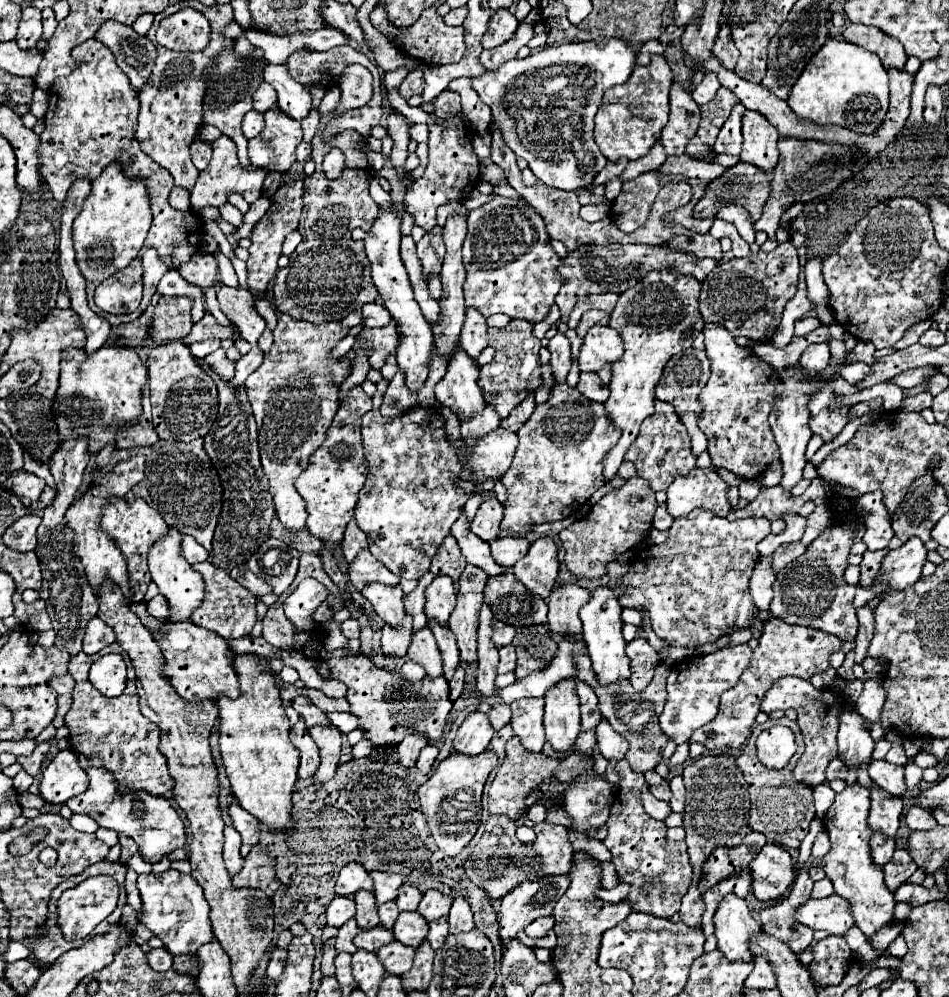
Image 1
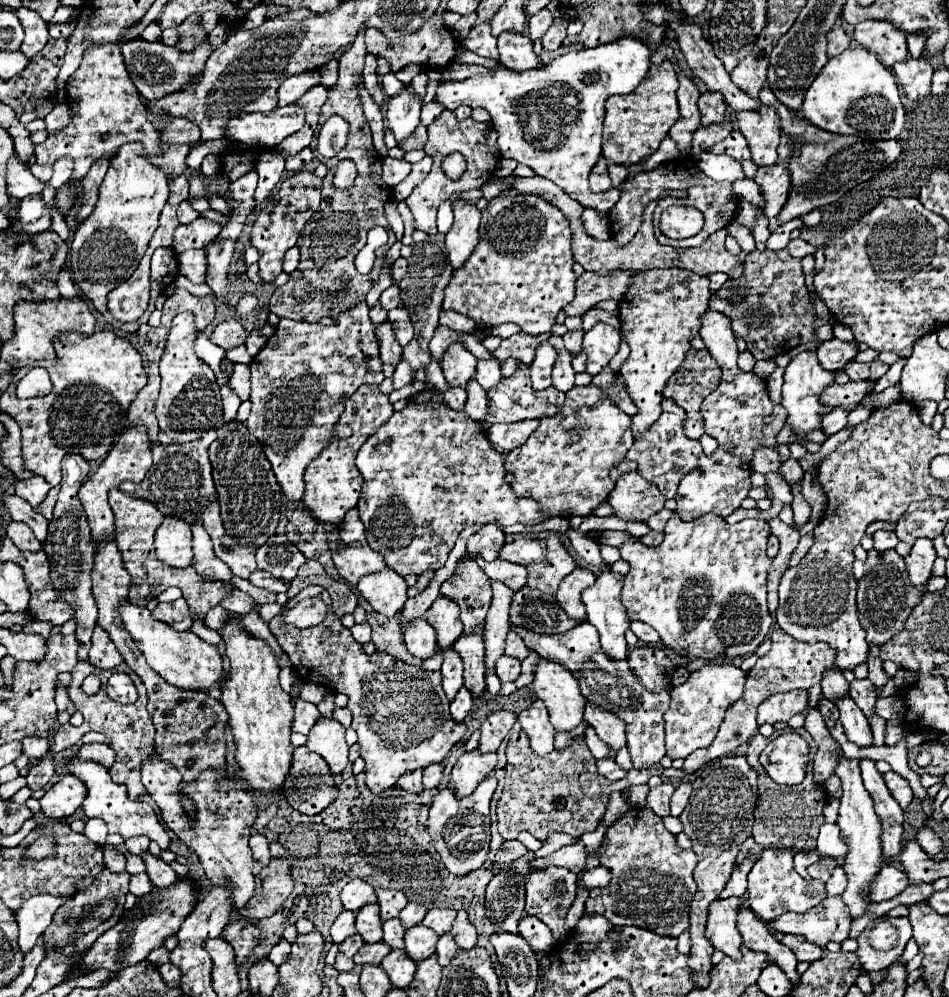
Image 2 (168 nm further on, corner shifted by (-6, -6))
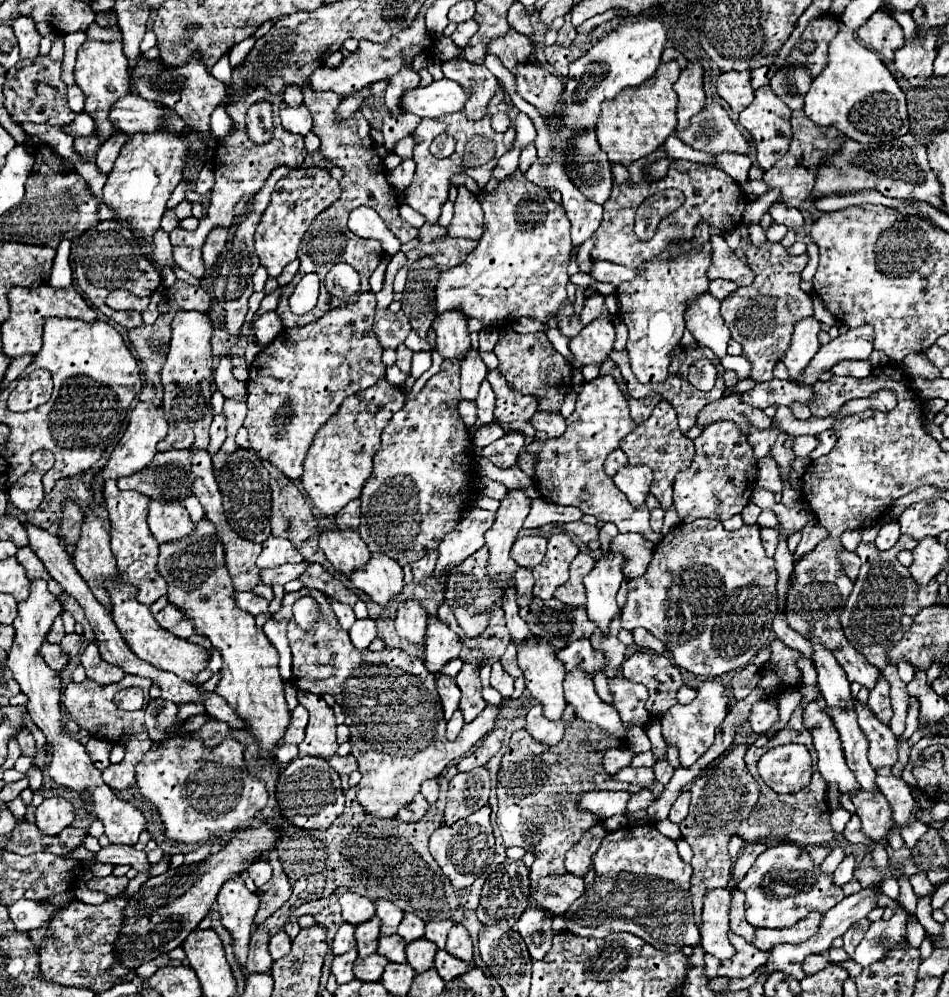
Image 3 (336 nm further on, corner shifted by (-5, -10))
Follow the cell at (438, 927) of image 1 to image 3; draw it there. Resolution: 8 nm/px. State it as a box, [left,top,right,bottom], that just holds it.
[434,951,470,981]

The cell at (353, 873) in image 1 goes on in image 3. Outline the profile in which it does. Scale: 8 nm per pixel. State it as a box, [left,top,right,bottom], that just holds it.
[340,893,374,925]

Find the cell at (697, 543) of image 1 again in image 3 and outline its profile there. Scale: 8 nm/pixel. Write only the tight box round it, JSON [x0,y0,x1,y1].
[622,519,778,677]

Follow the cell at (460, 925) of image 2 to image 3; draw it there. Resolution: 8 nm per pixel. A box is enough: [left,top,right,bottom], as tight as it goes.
[444,923,472,963]

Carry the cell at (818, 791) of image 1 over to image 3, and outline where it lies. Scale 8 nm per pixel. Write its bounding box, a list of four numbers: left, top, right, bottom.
[830,807,850,833]

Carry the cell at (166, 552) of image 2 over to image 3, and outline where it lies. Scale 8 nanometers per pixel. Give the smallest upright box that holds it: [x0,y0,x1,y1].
[148,499,194,543]

